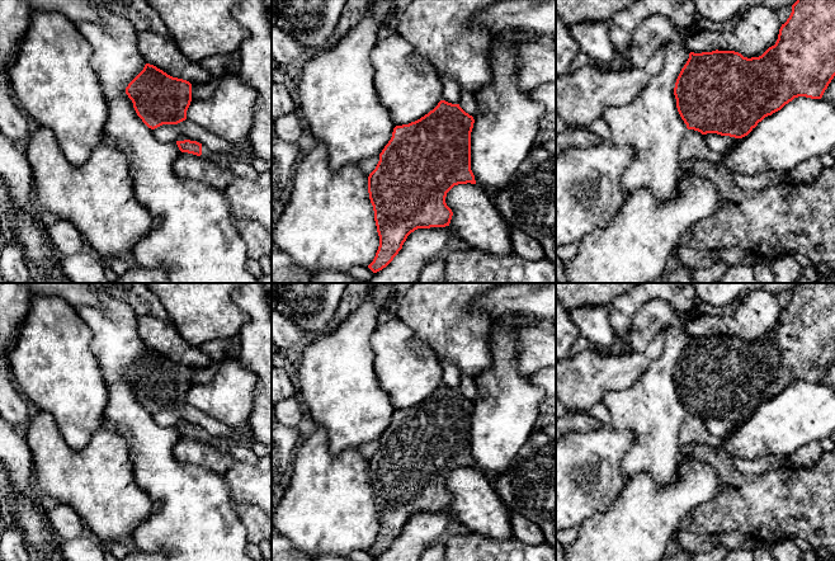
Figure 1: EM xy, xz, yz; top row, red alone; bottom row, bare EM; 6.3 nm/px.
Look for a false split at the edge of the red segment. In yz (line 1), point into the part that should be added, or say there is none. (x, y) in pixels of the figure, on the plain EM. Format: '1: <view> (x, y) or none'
1: none

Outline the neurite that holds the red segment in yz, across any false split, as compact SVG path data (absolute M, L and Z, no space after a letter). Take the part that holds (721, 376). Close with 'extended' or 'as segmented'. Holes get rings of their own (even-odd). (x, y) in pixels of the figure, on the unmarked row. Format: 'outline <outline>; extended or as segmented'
outline M797 283L797 286L792 289L792 297L789 302L784 308L782 308L779 314L775 329L769 331L761 340L747 343L735 335L718 335L718 334L702 338L690 336L687 348L684 349L676 363L674 380L676 383L678 396L684 407L687 409L688 414L698 415L702 419L717 418L721 420L742 423L747 420L765 401L772 400L773 397L780 395L786 388L792 386L794 382L806 381L811 383L821 383L834 360L835 360L835 283Z; as segmented

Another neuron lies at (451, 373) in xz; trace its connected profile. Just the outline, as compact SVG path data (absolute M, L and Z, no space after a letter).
M439 359L439 363L443 368L443 385L452 388L458 388L461 385L459 369L448 360Z

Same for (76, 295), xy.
M24 283L32 294L55 294L74 307L100 308L99 296L88 283Z

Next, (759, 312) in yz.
M754 289L731 316L687 316L683 324L685 331L694 338L735 335L751 343L761 340L775 329L780 311L775 294Z

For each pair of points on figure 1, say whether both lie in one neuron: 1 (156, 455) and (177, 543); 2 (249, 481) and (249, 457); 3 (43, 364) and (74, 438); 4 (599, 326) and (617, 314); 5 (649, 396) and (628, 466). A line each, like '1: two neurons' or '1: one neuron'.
1: one neuron
2: two neurons
3: one neuron
4: two neurons
5: one neuron

